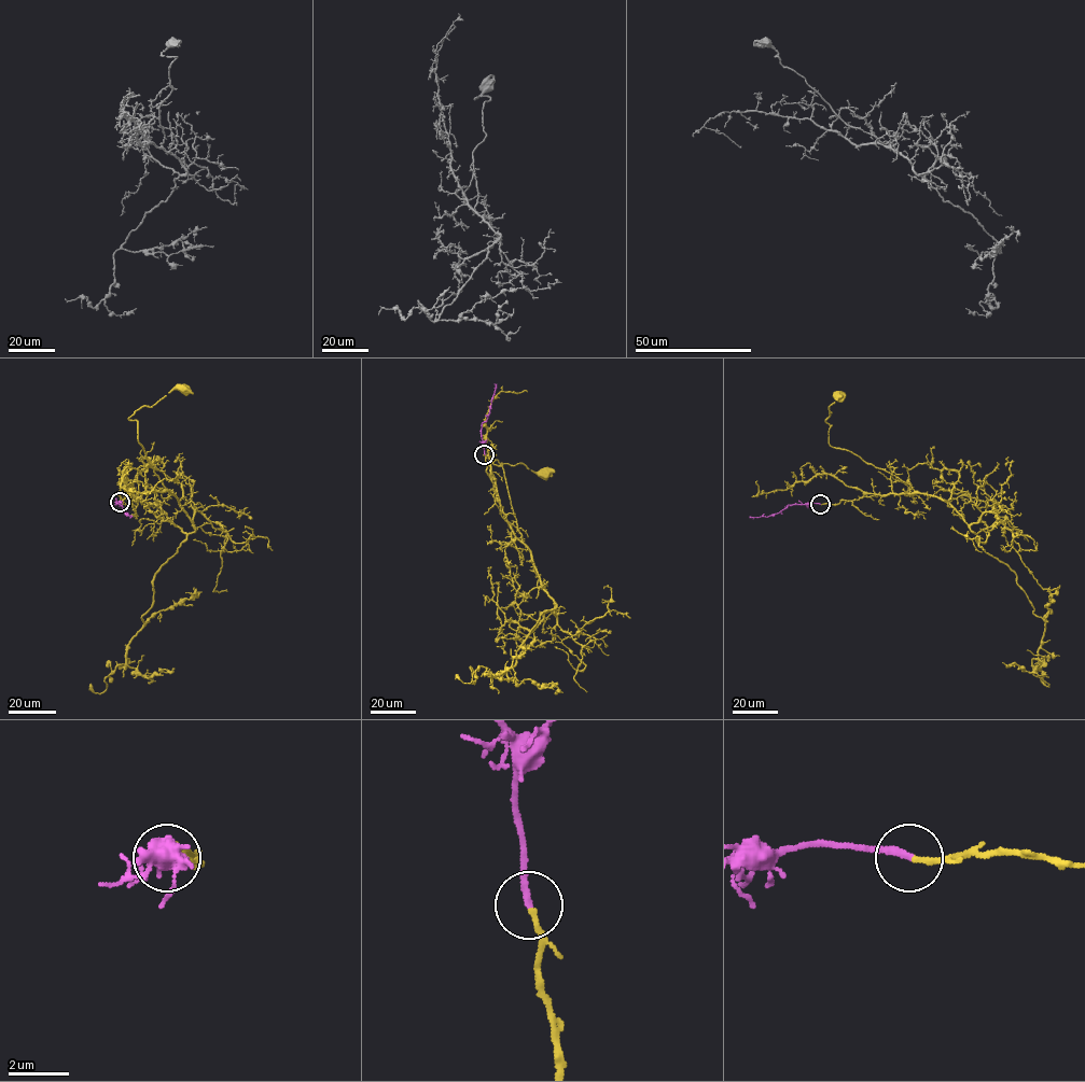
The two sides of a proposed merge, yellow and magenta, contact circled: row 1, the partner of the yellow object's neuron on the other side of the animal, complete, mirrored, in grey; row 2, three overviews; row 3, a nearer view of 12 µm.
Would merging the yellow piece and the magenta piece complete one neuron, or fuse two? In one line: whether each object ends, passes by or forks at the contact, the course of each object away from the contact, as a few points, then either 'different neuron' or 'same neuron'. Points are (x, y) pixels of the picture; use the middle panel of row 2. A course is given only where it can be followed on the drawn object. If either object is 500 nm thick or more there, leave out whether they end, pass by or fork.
yellow ends; magenta ends; course yellow (485, 454), (494, 497), (512, 532), (528, 549), (517, 529), (501, 463), (494, 462), (524, 463), (544, 474); course magenta (485, 454), (482, 423), (487, 420), (495, 384); same neuron

